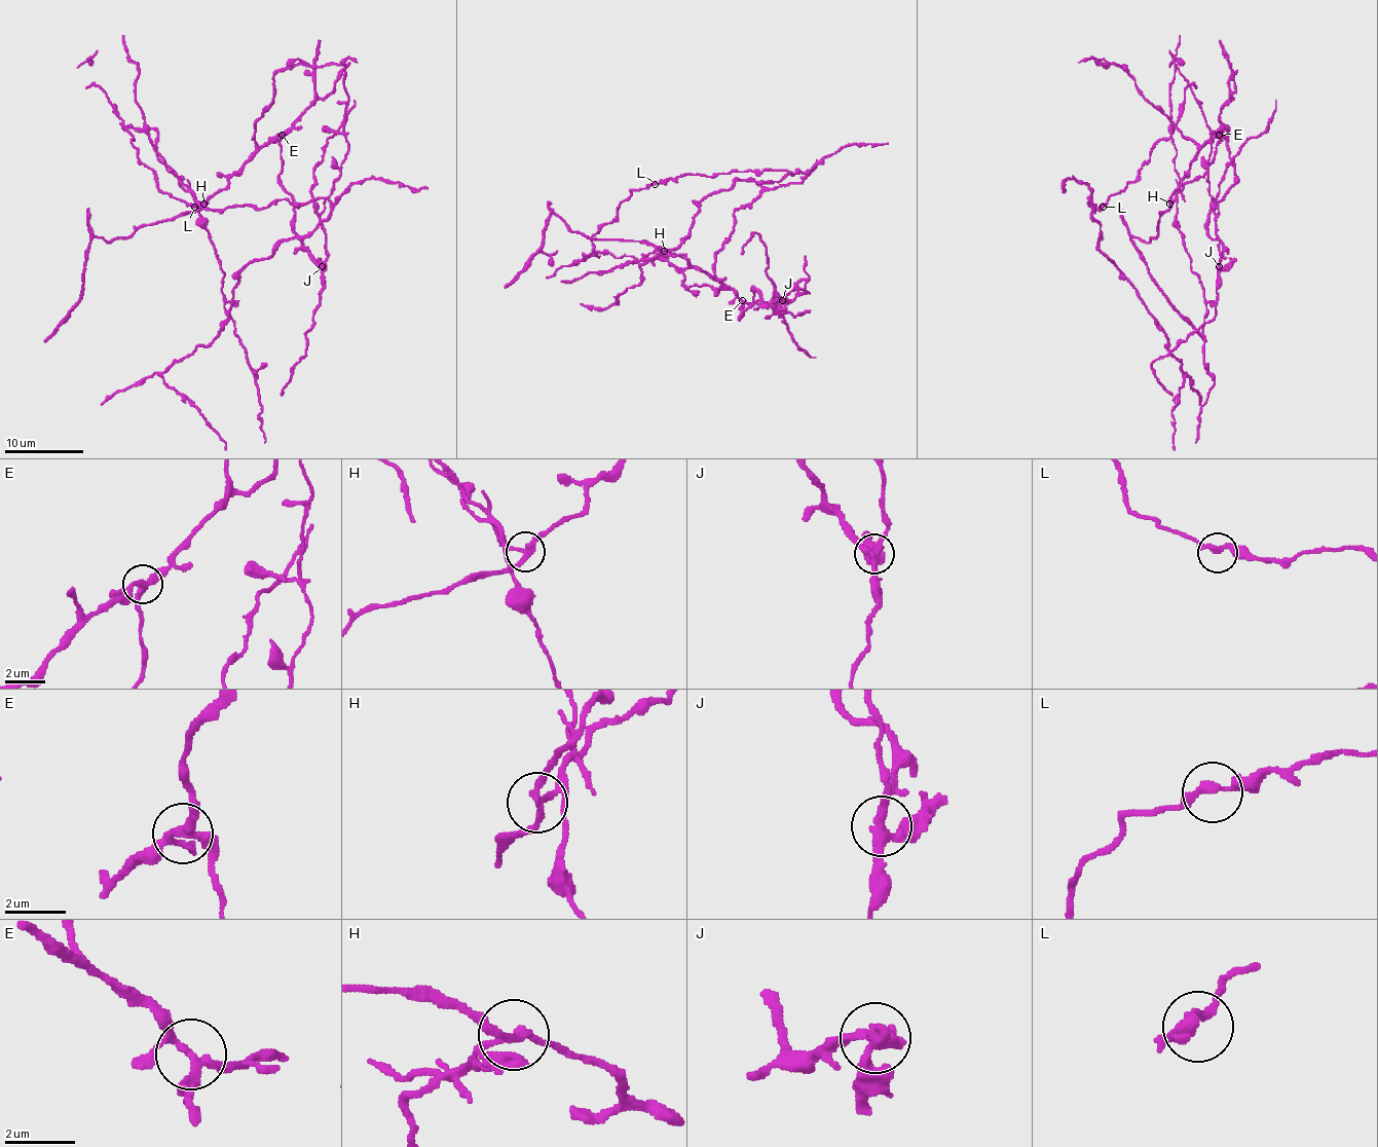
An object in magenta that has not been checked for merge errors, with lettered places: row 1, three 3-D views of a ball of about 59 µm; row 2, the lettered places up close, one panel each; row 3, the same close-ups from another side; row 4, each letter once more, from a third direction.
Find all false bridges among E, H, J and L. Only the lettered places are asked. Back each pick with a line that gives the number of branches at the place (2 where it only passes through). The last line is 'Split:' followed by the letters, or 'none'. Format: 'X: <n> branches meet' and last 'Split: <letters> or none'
H: 3 branches meet
J: 4 branches meet
Split: H, J

